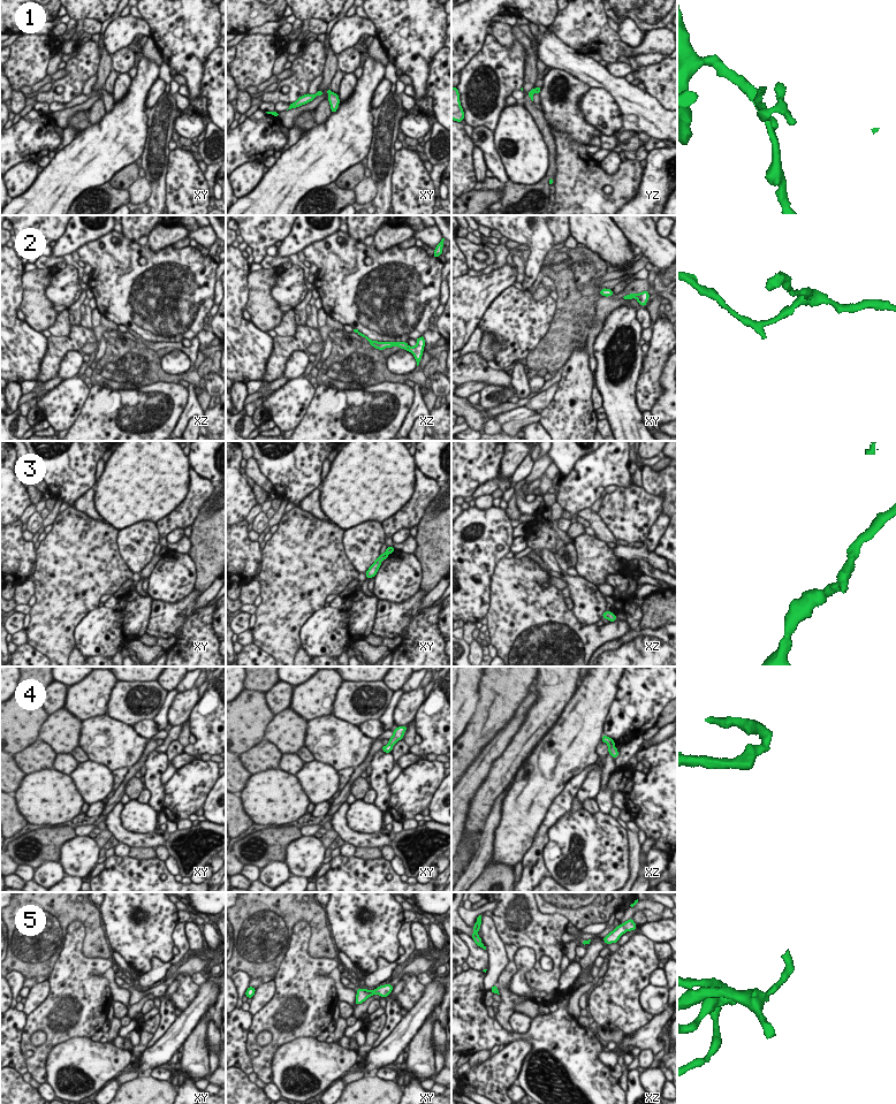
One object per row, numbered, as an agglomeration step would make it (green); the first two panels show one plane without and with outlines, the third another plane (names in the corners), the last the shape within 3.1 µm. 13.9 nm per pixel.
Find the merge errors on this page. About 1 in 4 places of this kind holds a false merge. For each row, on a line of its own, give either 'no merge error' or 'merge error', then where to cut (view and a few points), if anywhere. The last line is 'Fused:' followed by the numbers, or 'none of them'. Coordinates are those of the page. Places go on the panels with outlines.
1: no merge error | no cut
2: no merge error | no cut
3: no merge error | no cut
4: no merge error | no cut
5: no merge error | no cut
Fused: none of them

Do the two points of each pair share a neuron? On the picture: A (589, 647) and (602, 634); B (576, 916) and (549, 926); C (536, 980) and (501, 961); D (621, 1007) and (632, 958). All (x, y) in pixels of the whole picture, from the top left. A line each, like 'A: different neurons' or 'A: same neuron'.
A: same neuron
B: different neurons
C: different neurons
D: same neuron

